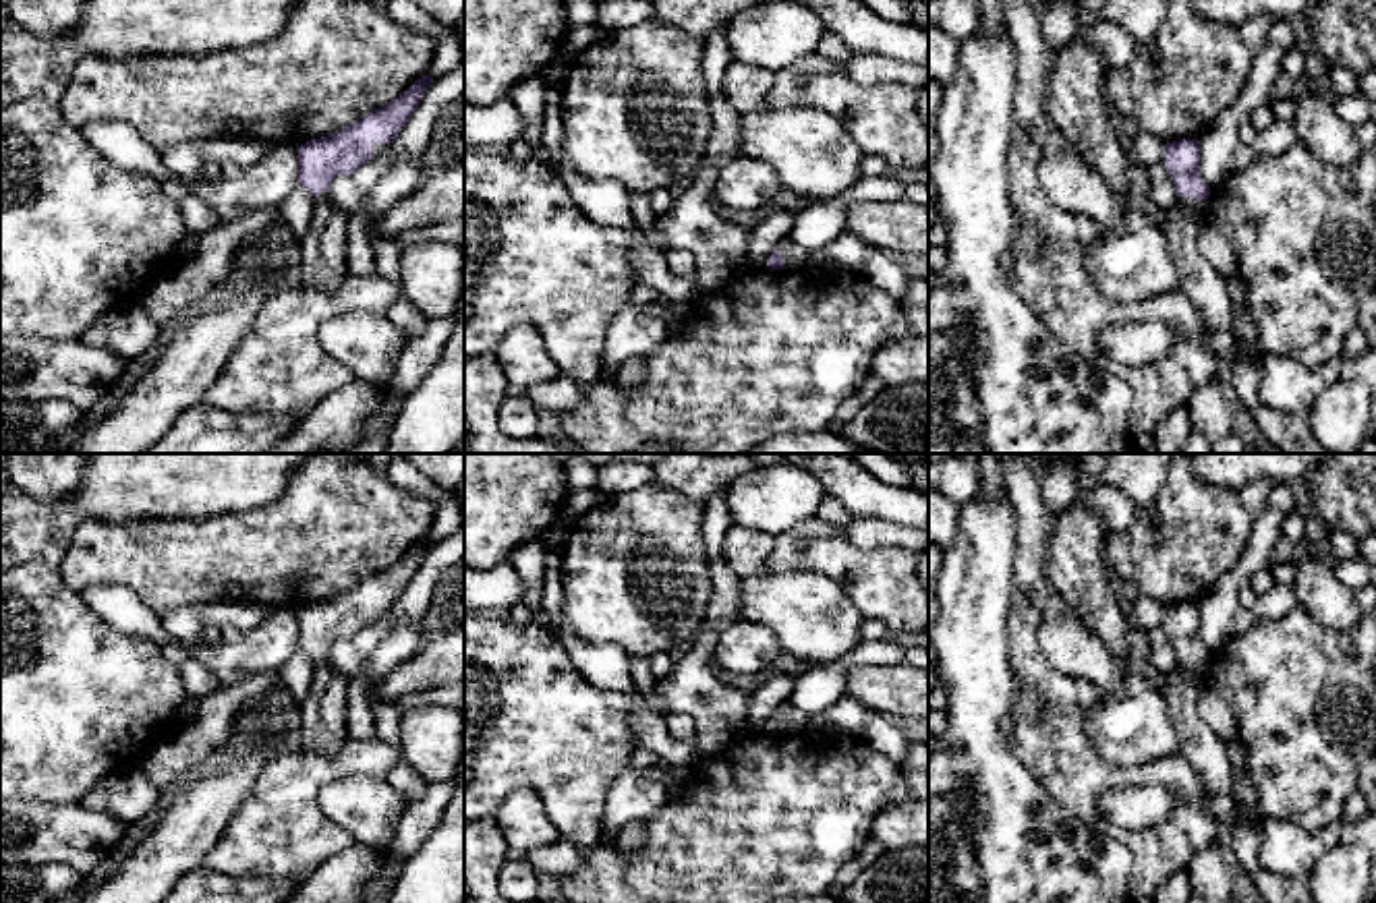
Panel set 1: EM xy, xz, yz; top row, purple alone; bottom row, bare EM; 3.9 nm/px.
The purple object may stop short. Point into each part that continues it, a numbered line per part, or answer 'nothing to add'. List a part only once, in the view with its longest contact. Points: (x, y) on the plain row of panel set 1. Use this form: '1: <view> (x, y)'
1: yz (1207, 752)

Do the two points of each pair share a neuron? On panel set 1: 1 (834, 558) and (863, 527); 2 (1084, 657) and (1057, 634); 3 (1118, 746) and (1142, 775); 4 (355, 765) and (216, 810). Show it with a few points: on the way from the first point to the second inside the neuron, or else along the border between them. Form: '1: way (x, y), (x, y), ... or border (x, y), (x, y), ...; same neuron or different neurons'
1: border (842, 529), (858, 547), (898, 547); different neurons
2: way (1078, 653), (1064, 641); same neuron
3: border (1091, 744), (1120, 767), (1178, 750); different neurons
4: border (268, 761), (214, 843); different neurons

